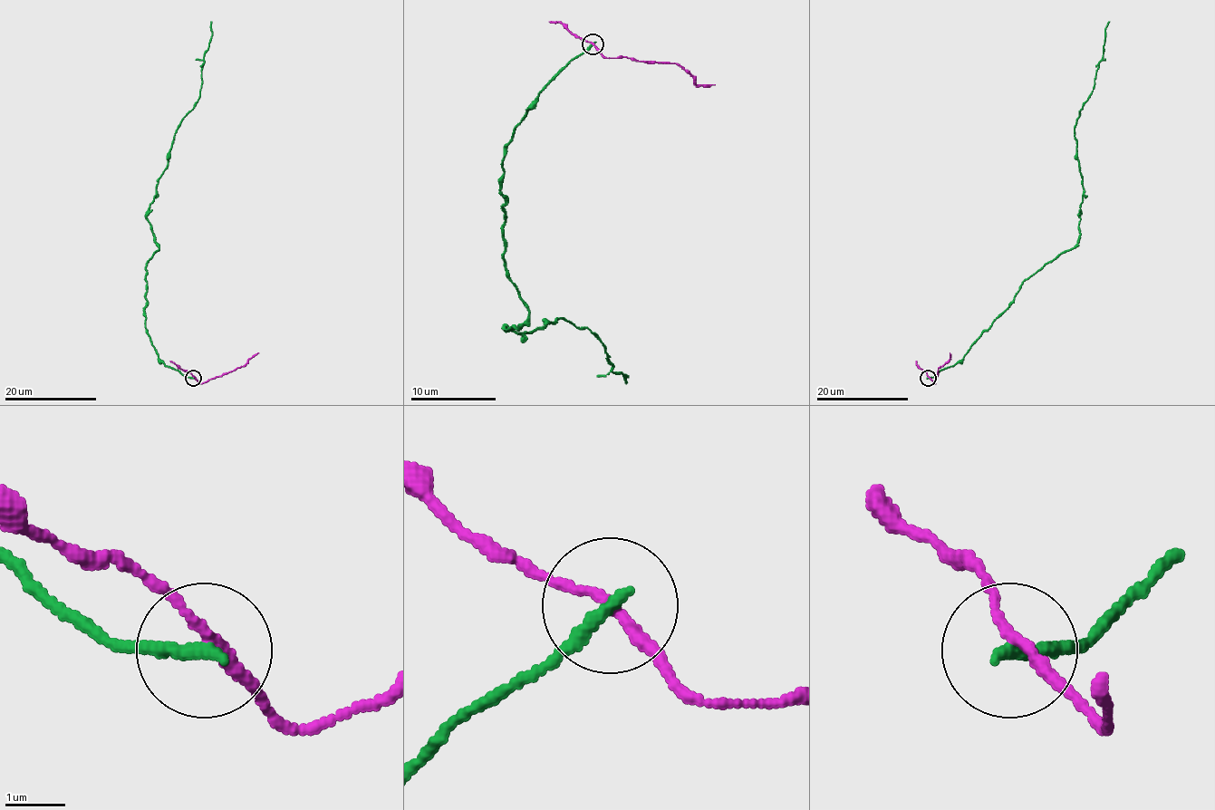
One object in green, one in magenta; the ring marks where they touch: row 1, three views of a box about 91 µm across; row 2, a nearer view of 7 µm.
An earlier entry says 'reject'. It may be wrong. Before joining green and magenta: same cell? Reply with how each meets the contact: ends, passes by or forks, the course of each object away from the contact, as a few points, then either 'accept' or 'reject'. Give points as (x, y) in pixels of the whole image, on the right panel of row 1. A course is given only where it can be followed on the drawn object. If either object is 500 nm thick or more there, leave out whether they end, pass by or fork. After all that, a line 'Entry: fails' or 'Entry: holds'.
green ends | magenta passes by | green via (928, 377), (956, 364), (1007, 310), (1024, 281), (1077, 243), (1084, 194), (1074, 126), (1094, 84), (1110, 21) | magenta via (928, 377), (936, 383), (939, 368), (949, 359), (949, 353) | reject
Entry: holds

